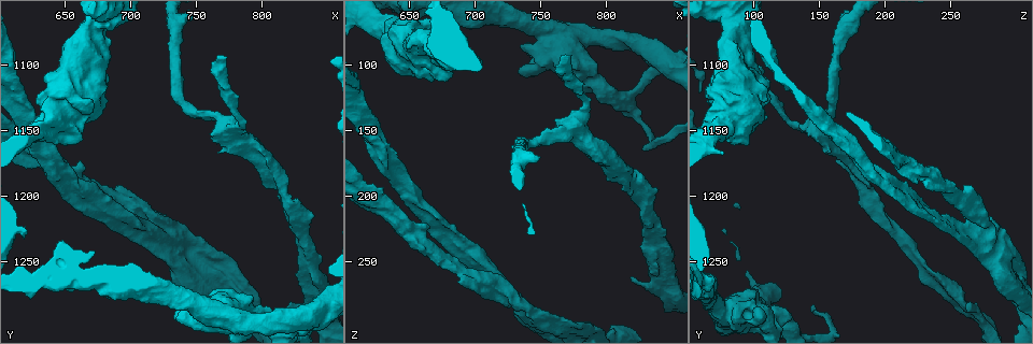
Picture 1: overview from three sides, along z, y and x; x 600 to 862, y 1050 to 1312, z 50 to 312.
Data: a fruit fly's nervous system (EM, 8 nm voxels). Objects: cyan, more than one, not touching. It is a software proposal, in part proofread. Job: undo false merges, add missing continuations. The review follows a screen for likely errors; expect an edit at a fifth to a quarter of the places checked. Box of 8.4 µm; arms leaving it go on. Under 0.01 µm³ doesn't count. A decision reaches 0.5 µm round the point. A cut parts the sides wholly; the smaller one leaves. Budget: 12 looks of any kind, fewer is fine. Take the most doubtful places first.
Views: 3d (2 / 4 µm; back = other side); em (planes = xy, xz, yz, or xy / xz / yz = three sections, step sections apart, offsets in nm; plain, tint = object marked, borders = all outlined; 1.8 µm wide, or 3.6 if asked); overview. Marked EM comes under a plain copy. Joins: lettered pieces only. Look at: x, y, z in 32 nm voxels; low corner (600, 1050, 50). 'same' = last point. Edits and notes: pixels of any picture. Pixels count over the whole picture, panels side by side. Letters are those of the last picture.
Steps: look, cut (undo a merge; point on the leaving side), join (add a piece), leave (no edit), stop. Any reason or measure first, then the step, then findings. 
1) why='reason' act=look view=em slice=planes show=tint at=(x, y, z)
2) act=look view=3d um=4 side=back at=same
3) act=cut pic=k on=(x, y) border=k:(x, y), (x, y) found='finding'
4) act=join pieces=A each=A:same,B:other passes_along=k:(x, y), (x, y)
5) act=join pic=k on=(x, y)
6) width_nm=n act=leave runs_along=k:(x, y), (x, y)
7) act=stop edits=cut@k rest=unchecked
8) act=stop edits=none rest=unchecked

why='sudden change in width' act=look view=3d um=4 at=(840, 1296, 98)

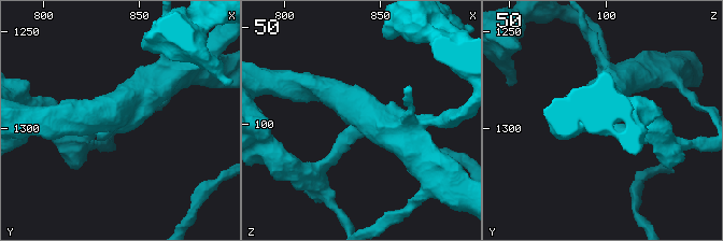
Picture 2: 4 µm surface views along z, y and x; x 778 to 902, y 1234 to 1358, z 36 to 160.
why='shape alone is not enough' act=look view=em um=3.6 slice=planes show=borders at=(840, 1296, 98)

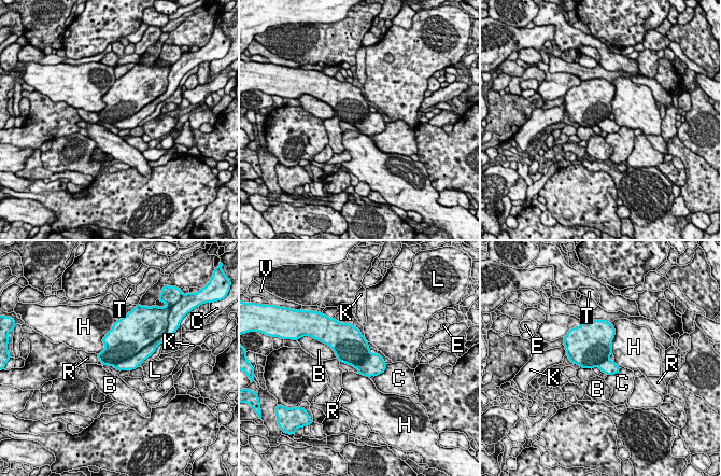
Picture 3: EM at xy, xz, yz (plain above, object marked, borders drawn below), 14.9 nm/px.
act=cut pic=3 on=(132, 363) each=B:other,C:other,E:other,H:other,K:other,L:other,R:other,T:other,V:other part_leaving=3:(147, 351), (132, 363), (118, 366) found='two neurons meet here'

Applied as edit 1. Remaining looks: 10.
why='redraw' act=look view=overview

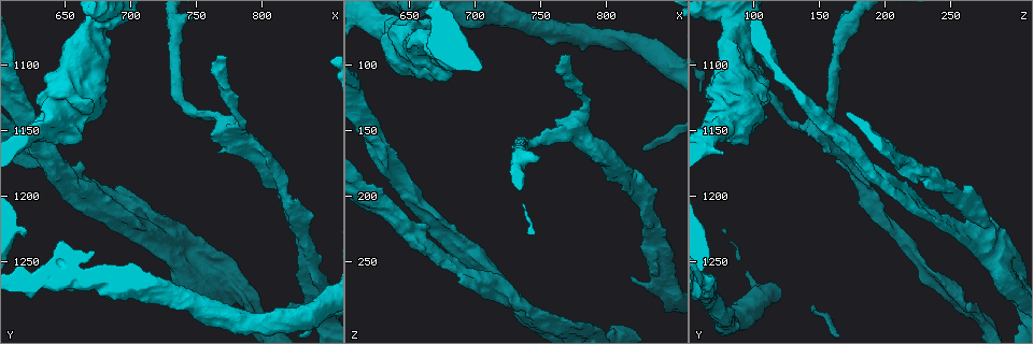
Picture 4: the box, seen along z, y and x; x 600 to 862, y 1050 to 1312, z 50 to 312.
why='free end' act=look view=em slice=xz step=4 show=borders at=(766, 1092, 92)

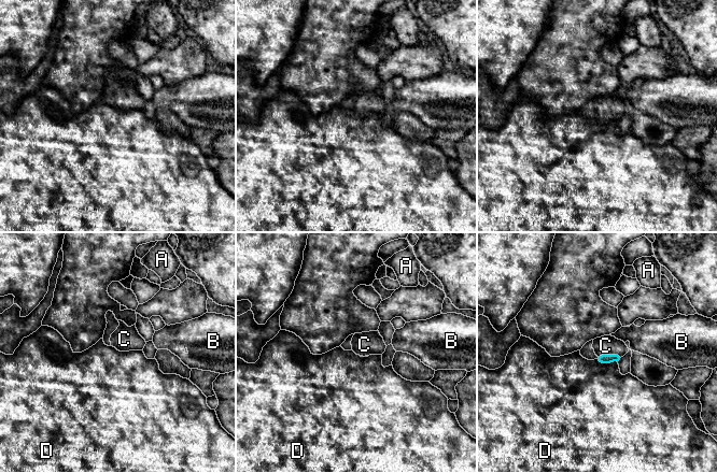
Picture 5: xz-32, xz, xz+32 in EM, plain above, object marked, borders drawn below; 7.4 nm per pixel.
act=join pieces=C each=A:other,B:other,C:same,D:other passes_along=5:(603, 359), (608, 355), (605, 345) found='the neuron continues'

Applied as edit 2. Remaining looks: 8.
act=look view=overview

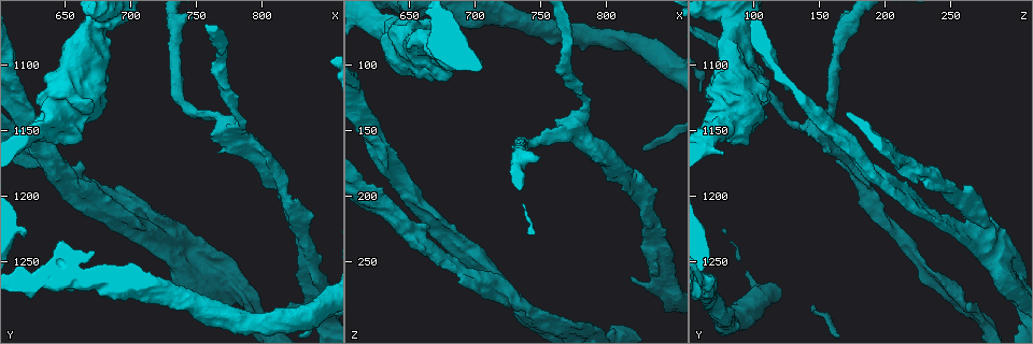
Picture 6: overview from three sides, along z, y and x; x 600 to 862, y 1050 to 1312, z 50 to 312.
why='closes a loop' act=look view=em slice=planes show=borders at=(654, 1188, 202)

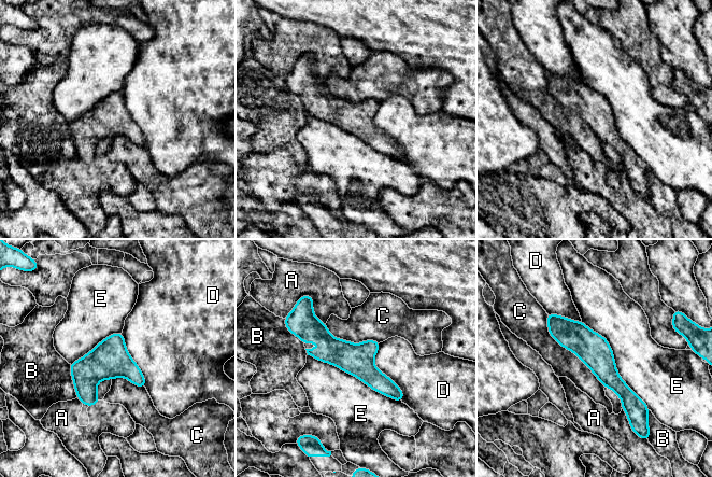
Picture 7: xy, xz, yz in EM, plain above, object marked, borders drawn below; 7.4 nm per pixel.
act=leave each=A:other,B:other,C:other,D:other,E:other runs_along=7:(550, 317), (627, 395), (630, 415) found='one neuron here'

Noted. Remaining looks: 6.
why='thick end' act=look view=3d um=4 at=(660, 1158, 88)

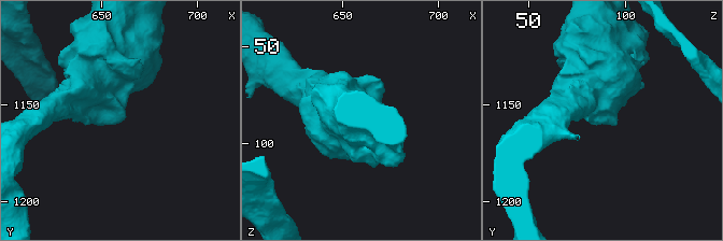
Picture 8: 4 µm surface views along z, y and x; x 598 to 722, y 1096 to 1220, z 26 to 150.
act=look view=em um=3.6 slice=planes show=borders at=(660, 1160, 90)

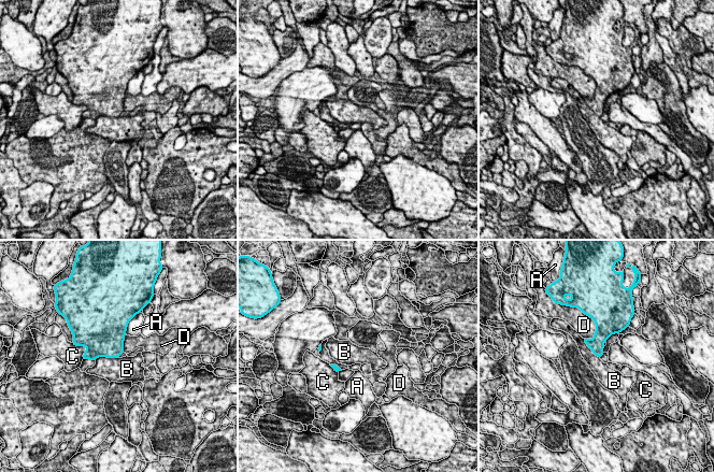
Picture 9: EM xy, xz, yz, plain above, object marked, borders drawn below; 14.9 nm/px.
act=leave each=A:other,B:other,C:other,D:other border=9:(117, 357), (98, 356), (95, 359) found='no lettered piece goes on from it'

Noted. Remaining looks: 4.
why='arms part here' act=look view=3d um=2 at=(804, 1174, 176)

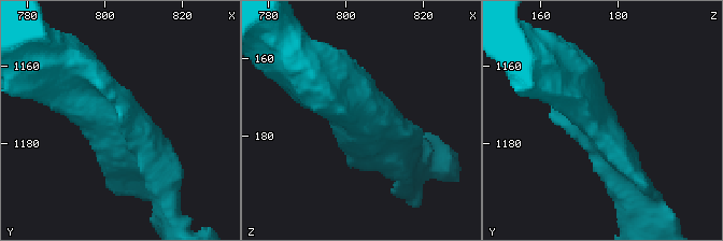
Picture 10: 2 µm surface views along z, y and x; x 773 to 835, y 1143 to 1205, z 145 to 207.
why='need the tissue' act=look view=em slice=yz step=4 show=tint at=(805, 1174, 174)

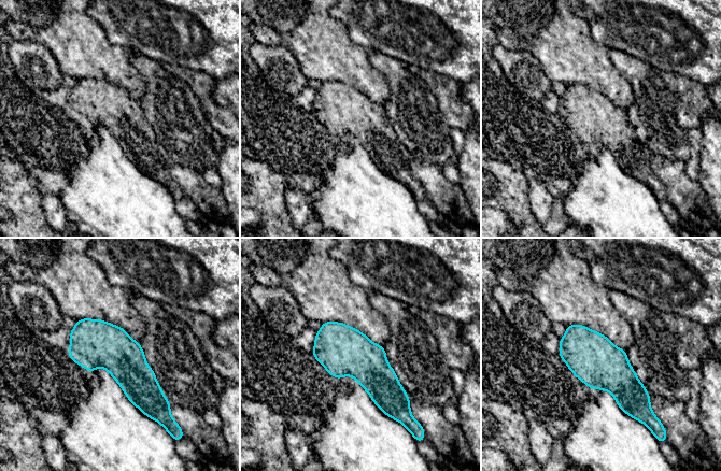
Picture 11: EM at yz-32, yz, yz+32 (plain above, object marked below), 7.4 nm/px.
act=look view=em slice=xy step=4 show=borders at=same

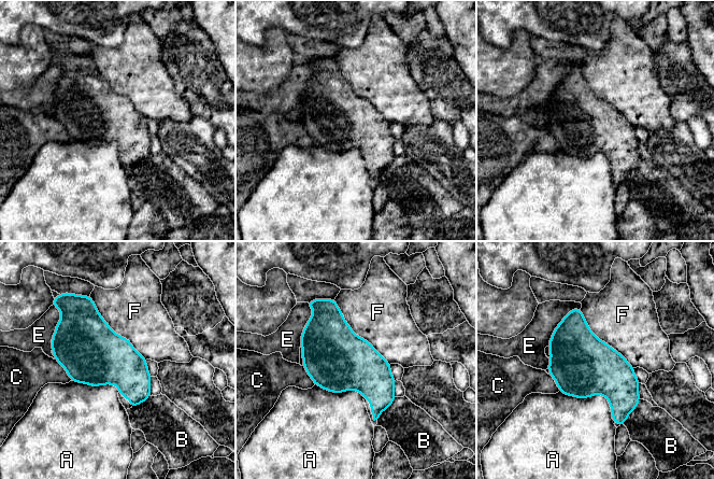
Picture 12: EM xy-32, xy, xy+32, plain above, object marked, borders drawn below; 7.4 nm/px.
act=leave each=A:other,B:other,C:other,E:other,F:other found='one neuron here'

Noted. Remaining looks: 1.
act=stop edits=cut@3,join@5 rest=unchecked

